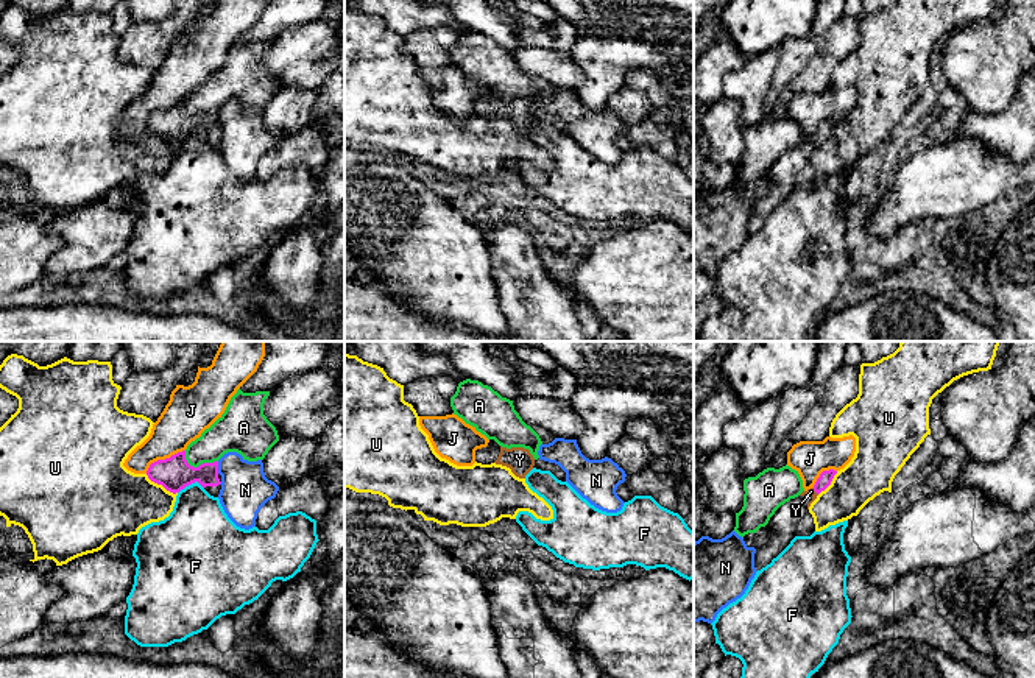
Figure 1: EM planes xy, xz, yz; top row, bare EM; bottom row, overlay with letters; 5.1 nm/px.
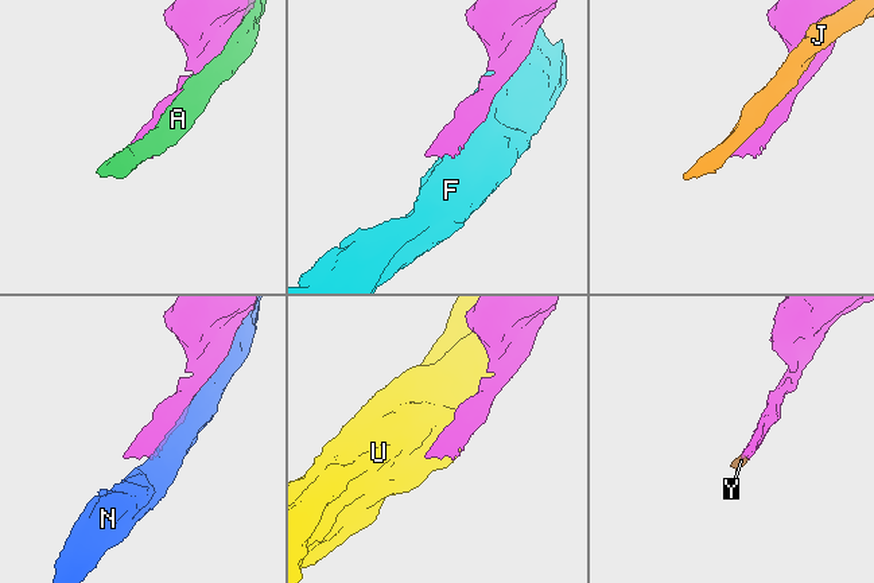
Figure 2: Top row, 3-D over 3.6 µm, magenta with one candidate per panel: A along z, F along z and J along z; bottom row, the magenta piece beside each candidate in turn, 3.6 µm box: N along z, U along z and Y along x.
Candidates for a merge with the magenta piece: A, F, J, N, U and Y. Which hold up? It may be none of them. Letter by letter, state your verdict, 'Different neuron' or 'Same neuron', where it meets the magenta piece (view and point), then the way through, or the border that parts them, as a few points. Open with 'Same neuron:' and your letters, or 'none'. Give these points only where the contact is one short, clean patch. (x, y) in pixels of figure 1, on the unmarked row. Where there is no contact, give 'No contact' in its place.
Same neuron: Y
A: Different neuron. Touches magenta at xy (198, 117)
F: Different neuron. Touches magenta at xy (190, 134)
J: Different neuron. Touches magenta at xy (162, 111)
N: Different neuron. Touches magenta at xy (217, 119)
U: Different neuron. Touches magenta at xy (161, 134)
Y: Same neuron. Touches magenta at yz (814, 141)

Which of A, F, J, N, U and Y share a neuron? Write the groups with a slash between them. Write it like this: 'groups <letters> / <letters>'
groups A / F / J / N / U / Y

